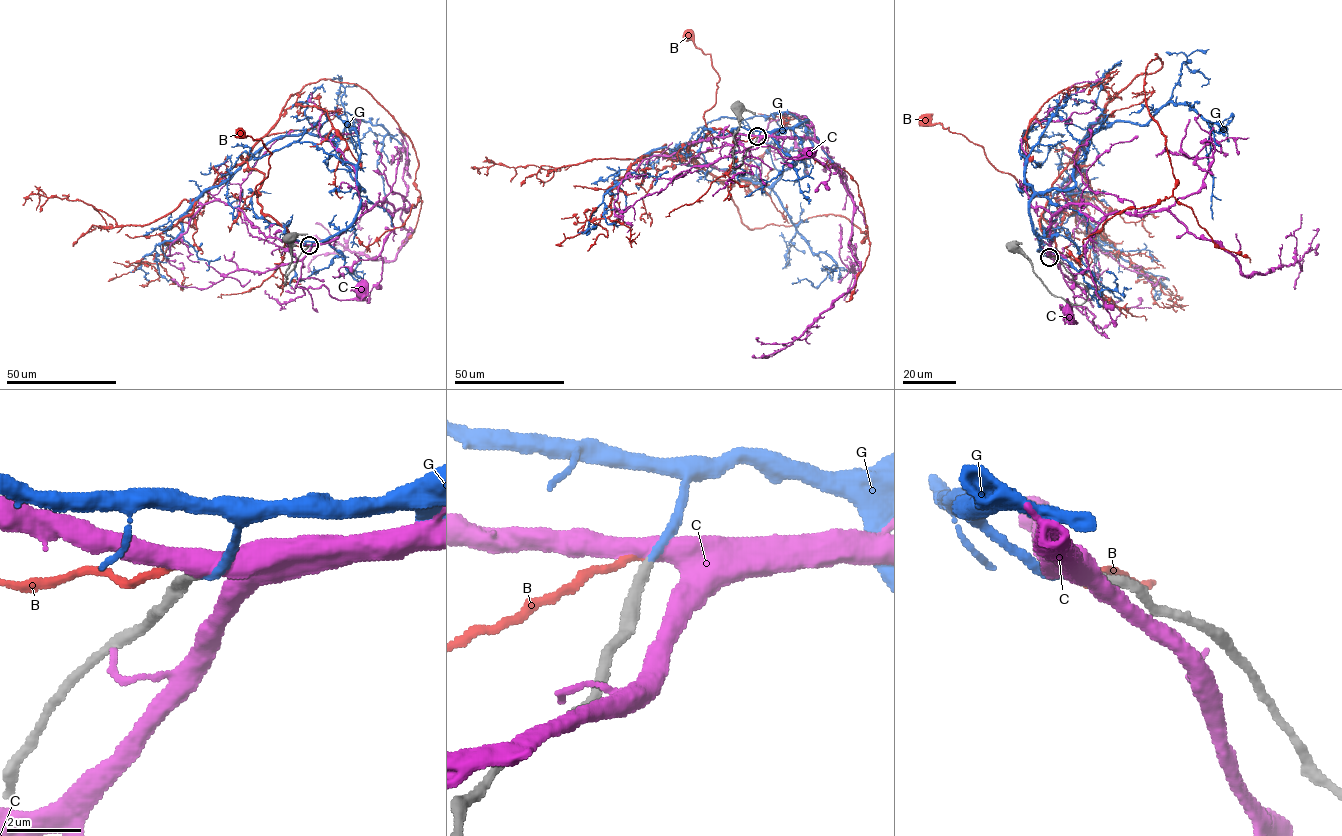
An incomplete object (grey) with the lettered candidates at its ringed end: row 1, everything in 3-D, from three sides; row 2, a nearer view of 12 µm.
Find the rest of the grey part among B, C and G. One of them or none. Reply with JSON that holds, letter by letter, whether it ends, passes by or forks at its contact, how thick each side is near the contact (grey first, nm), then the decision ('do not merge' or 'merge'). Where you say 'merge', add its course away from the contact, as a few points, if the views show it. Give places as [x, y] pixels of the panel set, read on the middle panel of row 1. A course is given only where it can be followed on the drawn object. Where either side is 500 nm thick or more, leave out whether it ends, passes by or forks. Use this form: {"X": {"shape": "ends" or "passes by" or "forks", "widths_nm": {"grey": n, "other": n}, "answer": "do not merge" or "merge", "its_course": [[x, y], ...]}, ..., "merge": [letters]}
{"B": {"shape": "ends", "widths_nm": {"grey": 240, "other": 180}, "answer": "do not merge"}, "C": {"widths_nm": {"grey": 240, "other": 500}, "answer": "do not merge"}, "G": {"shape": "ends", "widths_nm": {"grey": 240, "other": 200}, "answer": "merge", "its_course": [[757, 137], [808, 121], [811, 155], [769, 186], [683, 164], [656, 148], [604, 195], [588, 227], [596, 225]]}, "merge": ["G"]}

